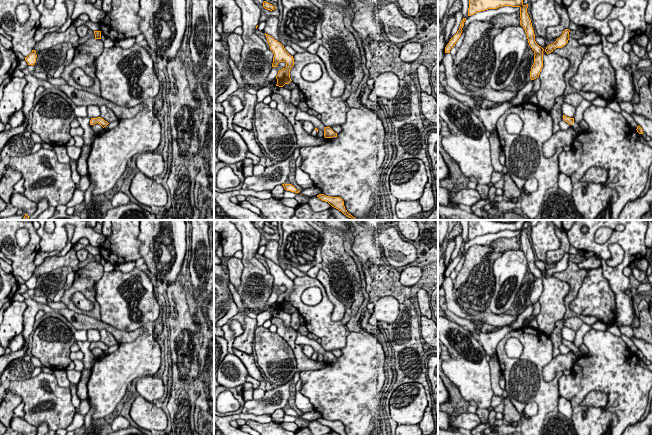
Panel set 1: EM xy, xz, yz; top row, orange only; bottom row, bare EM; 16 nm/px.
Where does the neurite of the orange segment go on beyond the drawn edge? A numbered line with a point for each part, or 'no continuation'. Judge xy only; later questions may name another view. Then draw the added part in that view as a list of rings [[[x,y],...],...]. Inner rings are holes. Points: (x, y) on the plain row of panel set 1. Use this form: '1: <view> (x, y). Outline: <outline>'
no continuation

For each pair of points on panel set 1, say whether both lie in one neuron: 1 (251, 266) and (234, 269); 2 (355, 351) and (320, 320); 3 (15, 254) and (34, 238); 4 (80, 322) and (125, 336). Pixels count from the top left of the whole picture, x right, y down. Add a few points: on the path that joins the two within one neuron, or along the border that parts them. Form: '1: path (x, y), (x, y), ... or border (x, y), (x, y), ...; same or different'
1: border (242, 260), (241, 283), (237, 290); different
2: border (347, 333), (345, 345), (339, 349); different
3: path (21, 254), (33, 244); same
4: path (91, 323), (106, 326), (114, 331); same

